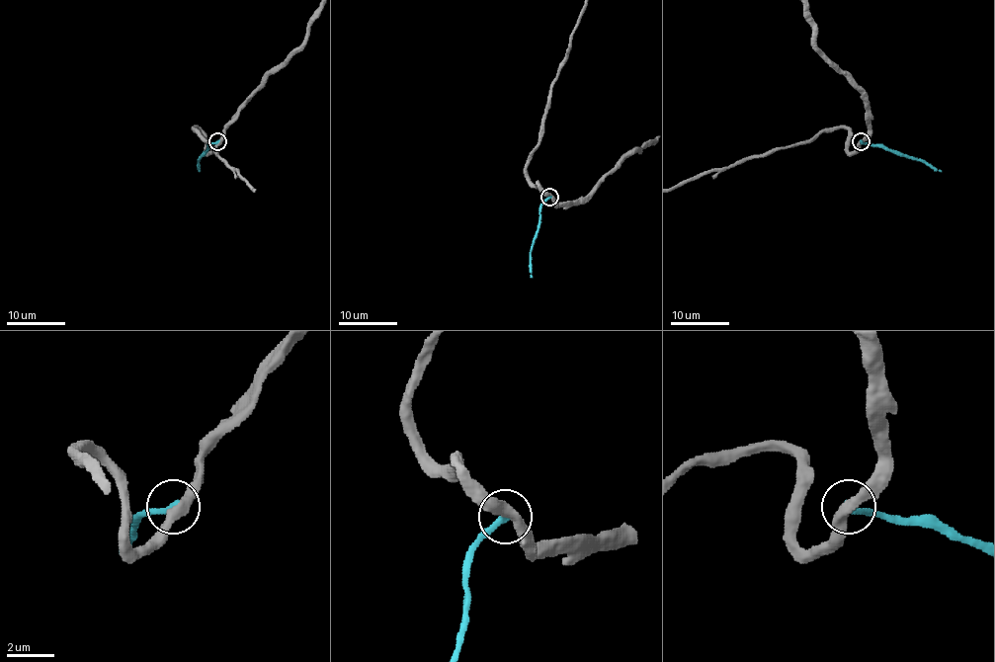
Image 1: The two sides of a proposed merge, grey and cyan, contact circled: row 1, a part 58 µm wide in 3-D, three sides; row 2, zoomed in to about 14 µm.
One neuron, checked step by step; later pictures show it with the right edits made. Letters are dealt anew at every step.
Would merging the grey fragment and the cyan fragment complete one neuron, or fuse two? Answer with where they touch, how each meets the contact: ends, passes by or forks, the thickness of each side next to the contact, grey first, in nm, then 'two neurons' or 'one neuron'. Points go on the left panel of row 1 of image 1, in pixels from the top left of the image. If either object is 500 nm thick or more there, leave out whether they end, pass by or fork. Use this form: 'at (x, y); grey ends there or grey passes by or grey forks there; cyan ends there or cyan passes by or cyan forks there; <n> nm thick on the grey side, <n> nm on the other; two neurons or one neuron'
at (217, 141); grey passes by; cyan ends there; 420 nm thick on the grey side, 280 nm on the other; one neuron

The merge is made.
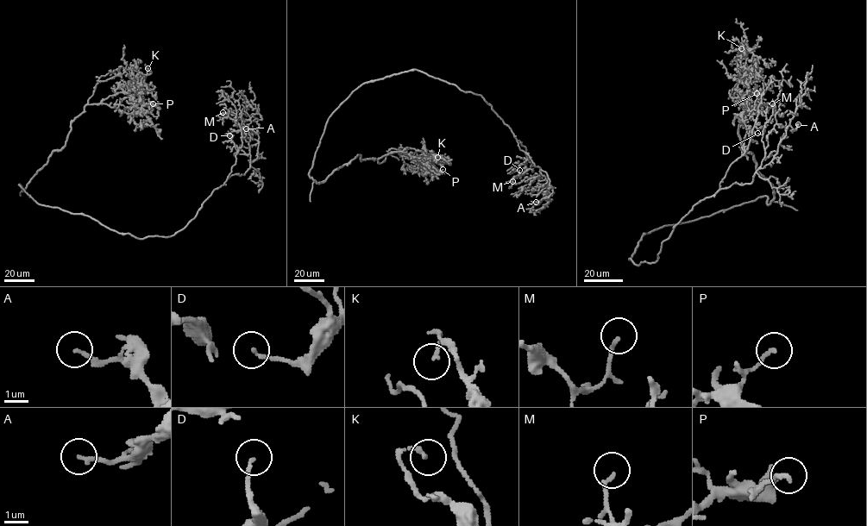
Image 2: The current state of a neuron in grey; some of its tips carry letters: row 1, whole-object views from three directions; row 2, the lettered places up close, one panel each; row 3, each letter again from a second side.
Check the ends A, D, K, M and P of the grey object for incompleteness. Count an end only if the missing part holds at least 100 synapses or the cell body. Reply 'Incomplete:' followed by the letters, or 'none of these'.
Incomplete: none of these

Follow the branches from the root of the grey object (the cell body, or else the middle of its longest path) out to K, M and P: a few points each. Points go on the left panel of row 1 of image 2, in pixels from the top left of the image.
K: (85, 215), (40, 205), (19, 184), (22, 190), (64, 146), (86, 105), (132, 90), (147, 68)
M: (85, 215), (139, 238), (168, 237), (182, 230), (226, 181), (241, 146), (236, 114), (223, 112)
P: (85, 215), (40, 205), (19, 184), (22, 190), (64, 146), (86, 105), (130, 114), (136, 101), (153, 103)

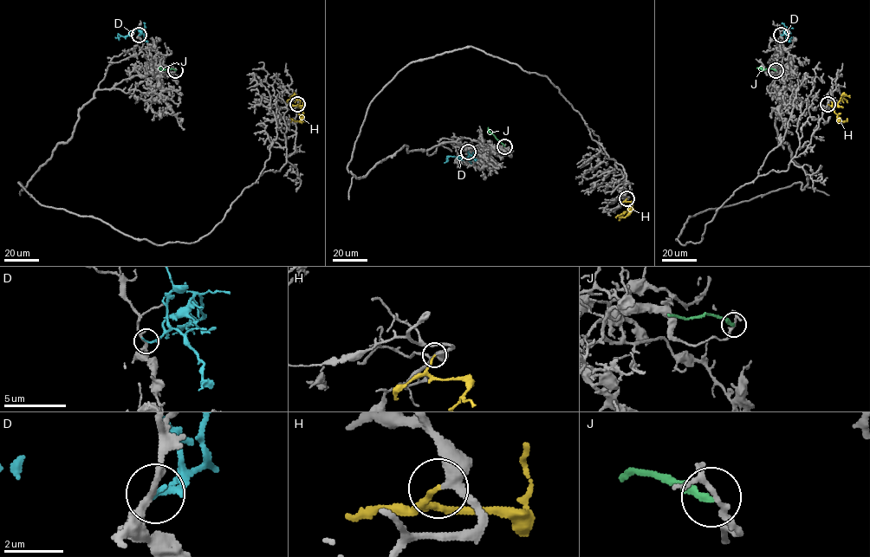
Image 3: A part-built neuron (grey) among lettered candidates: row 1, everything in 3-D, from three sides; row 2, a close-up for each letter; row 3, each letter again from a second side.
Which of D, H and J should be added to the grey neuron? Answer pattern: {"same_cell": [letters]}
{"same_cell": ["H"]}

